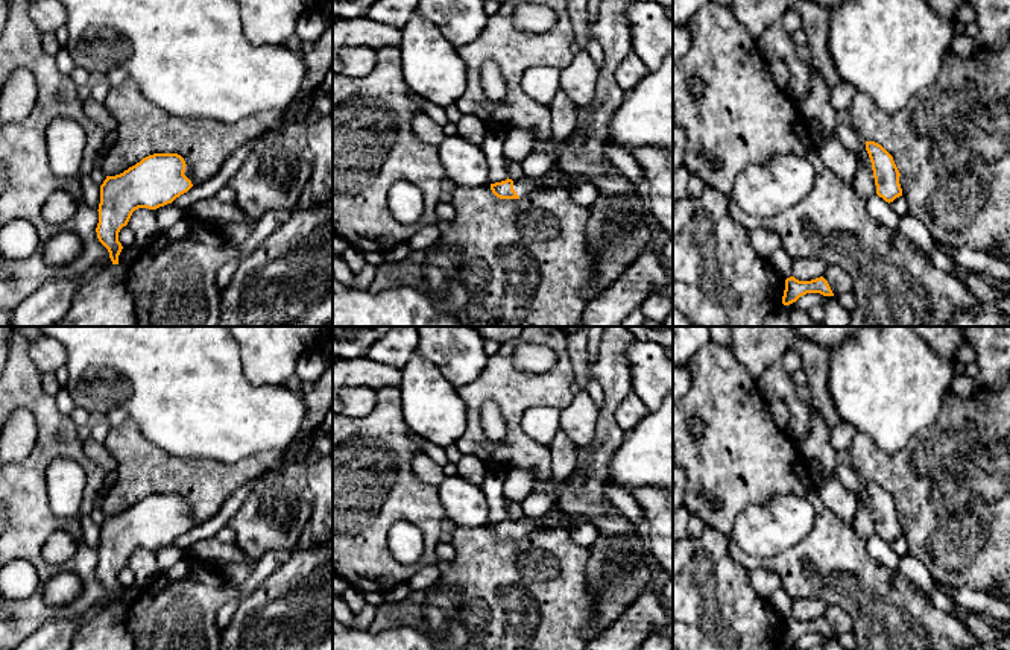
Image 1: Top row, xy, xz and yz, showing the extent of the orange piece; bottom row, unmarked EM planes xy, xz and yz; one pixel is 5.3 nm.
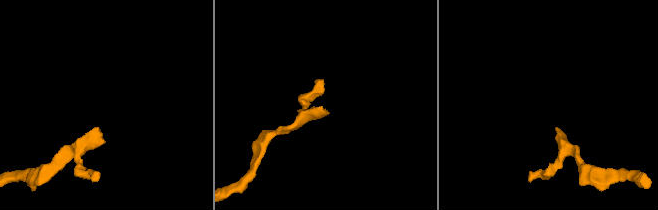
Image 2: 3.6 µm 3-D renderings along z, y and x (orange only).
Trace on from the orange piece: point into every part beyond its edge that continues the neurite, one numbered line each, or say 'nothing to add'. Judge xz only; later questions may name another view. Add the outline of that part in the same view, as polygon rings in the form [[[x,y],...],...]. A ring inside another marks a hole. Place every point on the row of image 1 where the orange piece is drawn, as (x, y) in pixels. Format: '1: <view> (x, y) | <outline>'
1: xz (524, 186) | [[[554,166],[548,173],[539,178],[522,176],[518,181],[513,181],[513,190],[519,196],[519,199],[526,197],[527,194],[547,187],[554,187],[563,182],[565,176],[559,172]]]

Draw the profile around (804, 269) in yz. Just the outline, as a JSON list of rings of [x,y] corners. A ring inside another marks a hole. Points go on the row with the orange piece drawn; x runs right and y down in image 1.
[[[799,258],[793,261],[791,276],[799,281],[811,281],[823,276],[826,264],[817,258]]]

